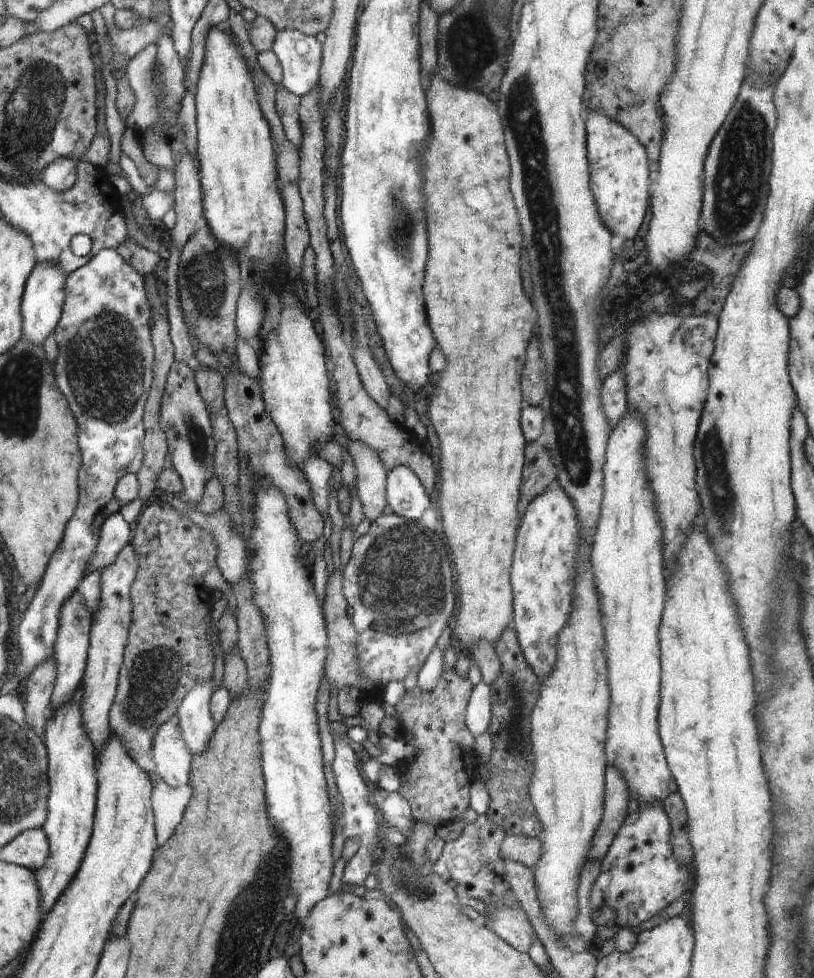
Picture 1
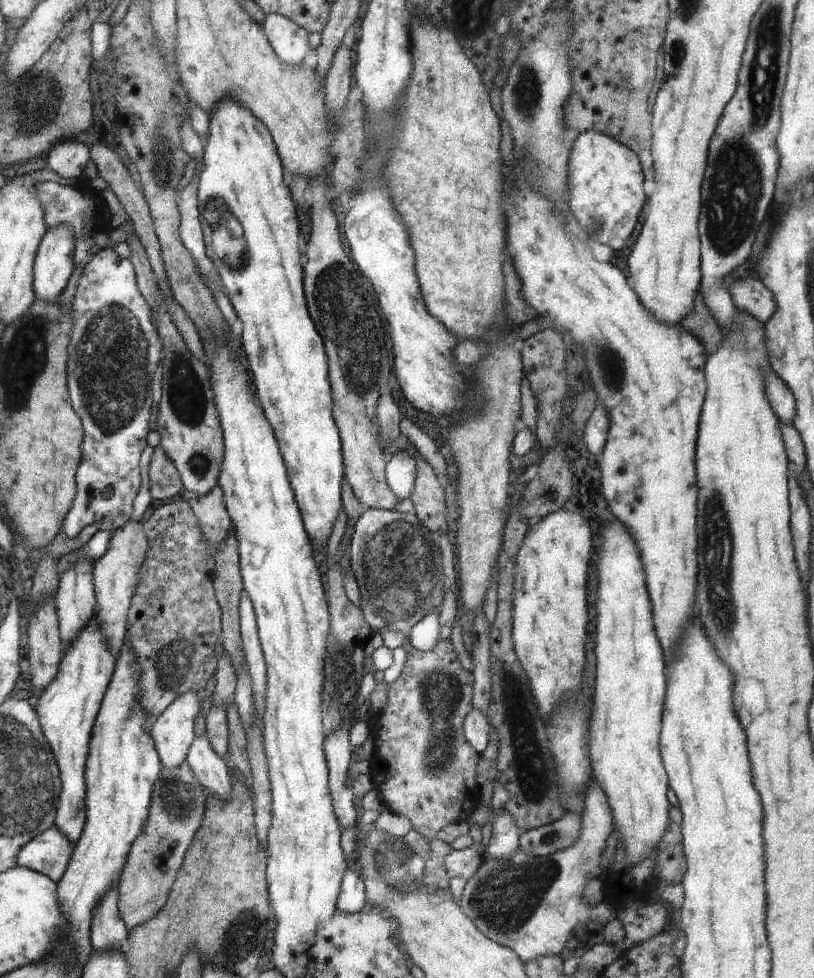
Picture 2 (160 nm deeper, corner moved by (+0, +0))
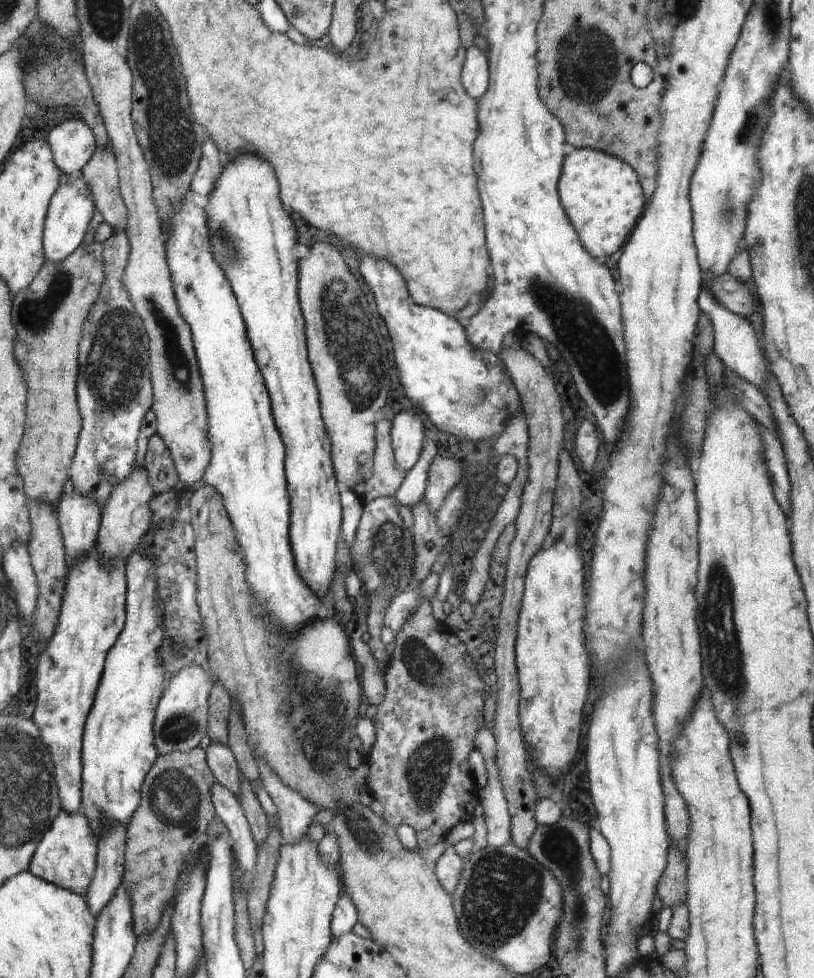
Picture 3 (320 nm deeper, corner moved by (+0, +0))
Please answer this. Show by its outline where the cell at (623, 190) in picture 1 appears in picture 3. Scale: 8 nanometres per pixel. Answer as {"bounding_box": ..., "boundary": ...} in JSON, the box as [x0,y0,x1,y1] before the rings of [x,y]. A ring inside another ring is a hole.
{"bounding_box":[558,147,644,259],"boundary":[[[582,147],[566,155],[558,192],[573,227],[580,233],[581,243],[595,259],[600,258],[600,252],[612,256],[620,250],[643,214],[644,196],[637,172],[602,150]]]}

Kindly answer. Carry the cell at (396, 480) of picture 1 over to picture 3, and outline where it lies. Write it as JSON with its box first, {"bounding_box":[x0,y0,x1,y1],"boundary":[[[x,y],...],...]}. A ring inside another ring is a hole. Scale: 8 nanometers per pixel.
{"bounding_box":[391,410,426,475],"boundary":[[[396,410],[391,440],[394,462],[406,475],[418,462],[426,441],[422,420],[412,410]]]}

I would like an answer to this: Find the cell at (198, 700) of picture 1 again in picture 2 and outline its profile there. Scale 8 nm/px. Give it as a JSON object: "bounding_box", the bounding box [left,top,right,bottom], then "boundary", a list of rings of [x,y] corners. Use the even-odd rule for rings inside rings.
{"bounding_box":[187,734,232,800],"boundary":[[[204,734],[195,736],[187,755],[187,764],[206,792],[212,792],[220,800],[228,800],[232,792],[232,779],[224,759],[214,750]]]}

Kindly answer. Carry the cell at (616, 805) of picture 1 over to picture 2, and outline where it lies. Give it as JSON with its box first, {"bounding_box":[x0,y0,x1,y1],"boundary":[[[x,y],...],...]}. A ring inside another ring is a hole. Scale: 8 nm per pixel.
{"bounding_box":[458,776,614,962],"boundary":[[[592,776],[590,780],[592,780],[591,786],[587,789],[584,812],[581,816],[580,836],[572,846],[546,857],[528,856],[519,850],[516,850],[510,858],[492,858],[487,855],[480,868],[476,870],[476,876],[466,882],[464,894],[458,902],[468,914],[469,920],[474,920],[480,932],[484,932],[490,940],[513,949],[524,962],[538,960],[540,956],[561,954],[579,922],[597,922],[595,926],[605,927],[612,919],[611,910],[599,908],[596,904],[588,906],[585,900],[586,884],[592,878],[601,879],[603,876],[600,856],[608,842],[608,836],[612,834],[612,818],[614,818],[604,788],[600,788],[598,780],[592,779]]]}

